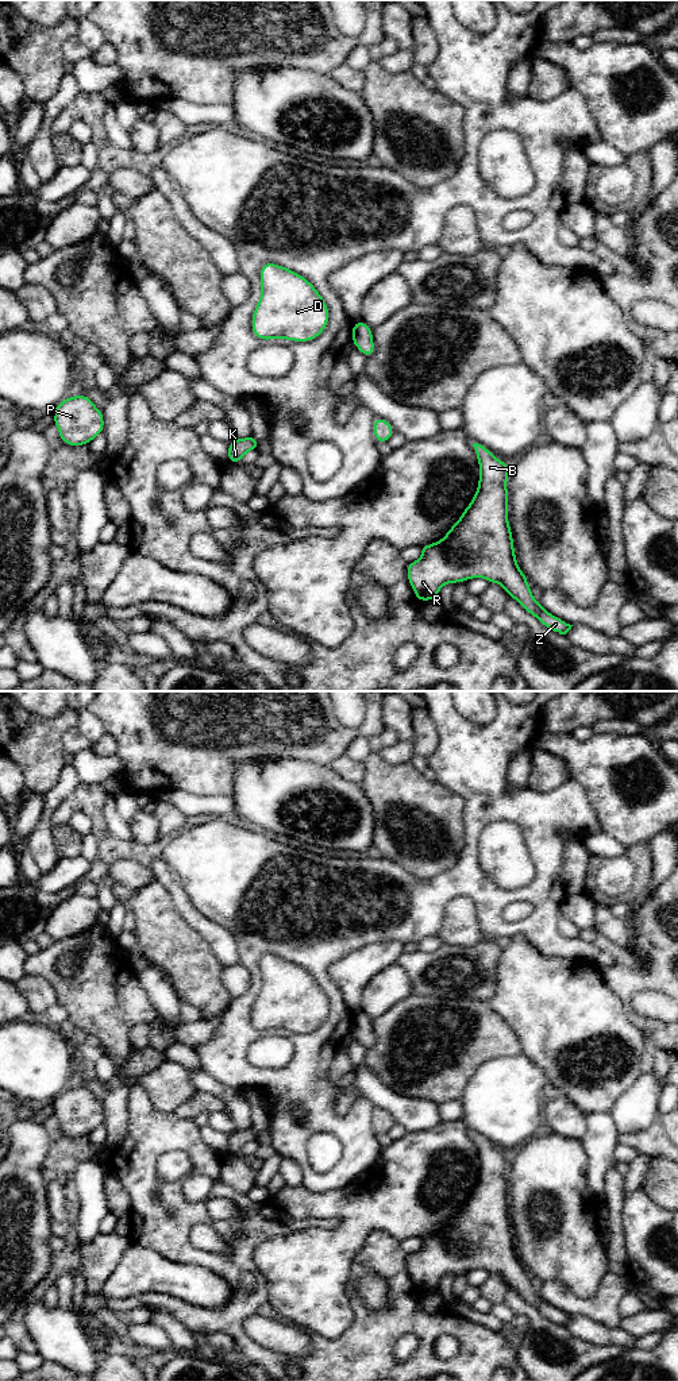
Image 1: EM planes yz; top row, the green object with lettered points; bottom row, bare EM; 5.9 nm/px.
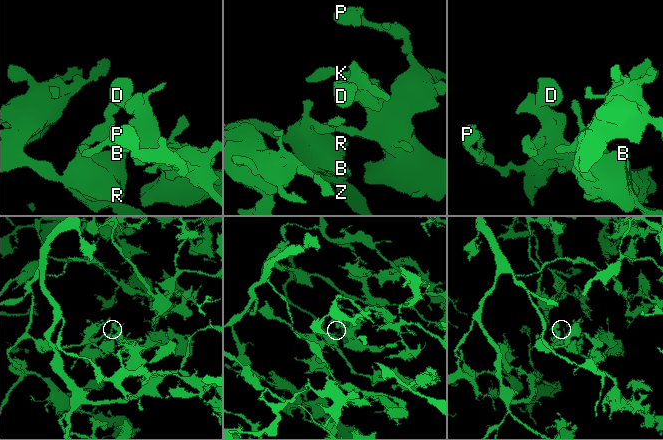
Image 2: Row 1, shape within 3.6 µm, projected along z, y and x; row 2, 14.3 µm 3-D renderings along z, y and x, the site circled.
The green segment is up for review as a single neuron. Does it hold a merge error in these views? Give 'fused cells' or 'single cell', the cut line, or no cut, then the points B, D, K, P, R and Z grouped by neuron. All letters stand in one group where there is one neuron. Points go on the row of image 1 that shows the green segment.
single cell; no cut; B D K P R Z

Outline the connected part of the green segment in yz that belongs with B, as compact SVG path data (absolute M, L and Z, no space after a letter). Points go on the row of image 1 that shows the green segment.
M473 444L478 464L479 481L477 493L459 520L438 543L419 547L423 556L407 563L407 576L419 602L438 598L439 590L446 583L458 583L471 578L485 578L489 583L500 583L508 597L515 598L524 610L535 616L546 628L559 634L566 634L573 625L548 613L535 601L528 586L528 579L516 563L513 536L508 522L508 489L509 464L498 460L490 450Z

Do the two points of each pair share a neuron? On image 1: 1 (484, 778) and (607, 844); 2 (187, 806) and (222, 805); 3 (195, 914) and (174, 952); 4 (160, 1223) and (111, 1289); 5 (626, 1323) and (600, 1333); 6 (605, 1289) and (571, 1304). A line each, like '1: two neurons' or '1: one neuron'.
1: two neurons
2: one neuron
3: two neurons
4: two neurons
5: two neurons
6: one neuron

